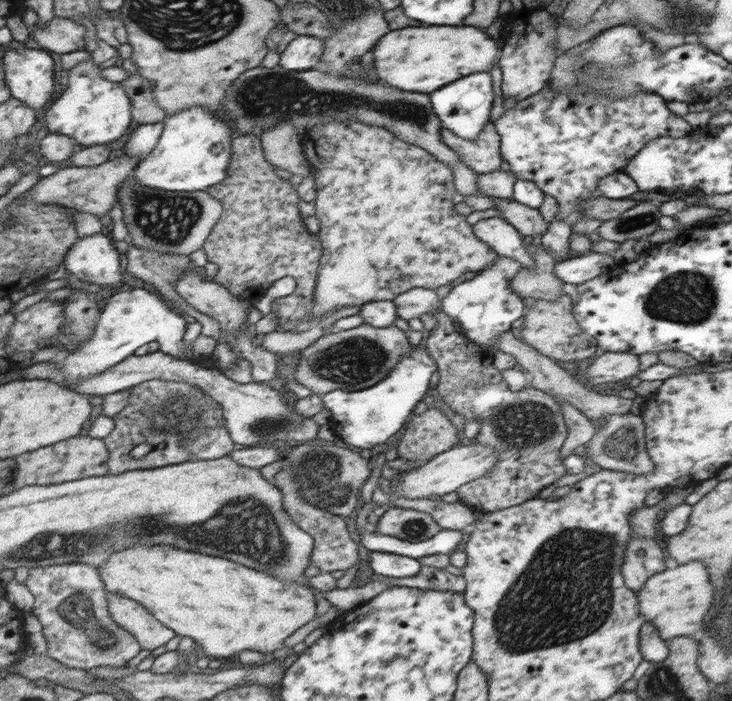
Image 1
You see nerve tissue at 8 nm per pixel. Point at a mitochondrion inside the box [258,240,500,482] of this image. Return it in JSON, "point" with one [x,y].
{"point":[353,362]}

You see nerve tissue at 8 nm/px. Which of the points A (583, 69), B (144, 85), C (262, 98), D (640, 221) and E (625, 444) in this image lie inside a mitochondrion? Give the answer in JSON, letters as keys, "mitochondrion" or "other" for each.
{"A":"mitochondrion","B":"other","C":"mitochondrion","D":"mitochondrion","E":"mitochondrion"}

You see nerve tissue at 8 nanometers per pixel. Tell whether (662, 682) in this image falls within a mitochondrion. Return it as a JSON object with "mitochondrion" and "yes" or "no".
{"mitochondrion":"yes"}

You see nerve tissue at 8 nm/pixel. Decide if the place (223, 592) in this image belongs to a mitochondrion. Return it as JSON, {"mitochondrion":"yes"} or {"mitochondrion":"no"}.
{"mitochondrion":"no"}

